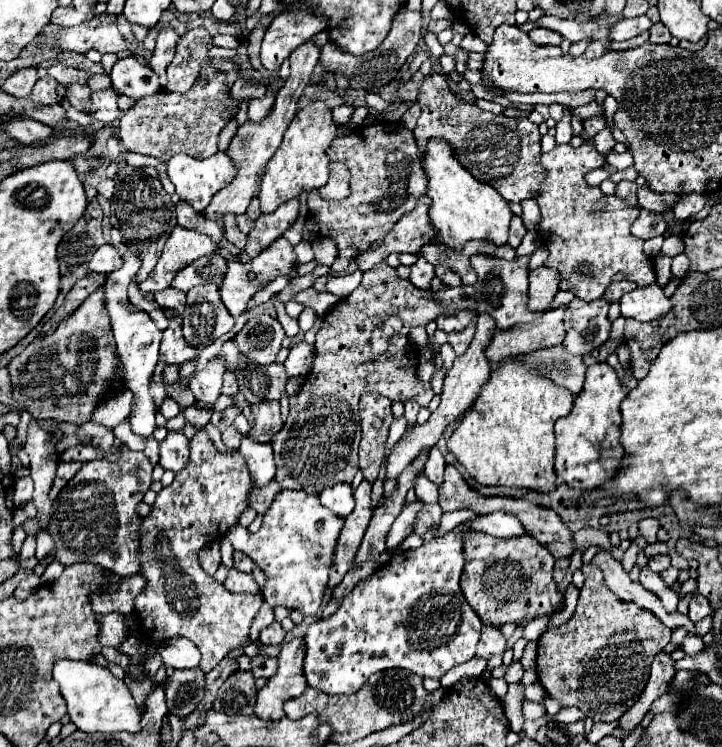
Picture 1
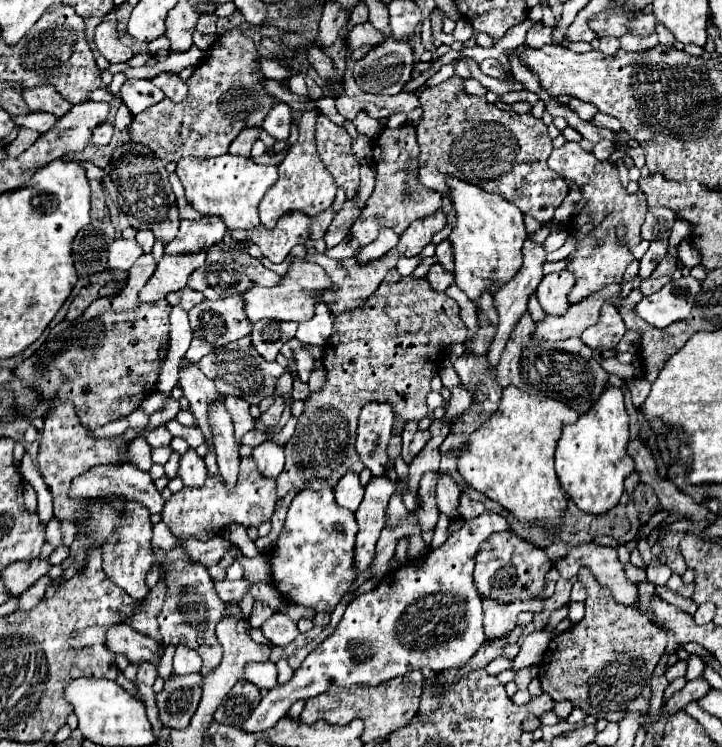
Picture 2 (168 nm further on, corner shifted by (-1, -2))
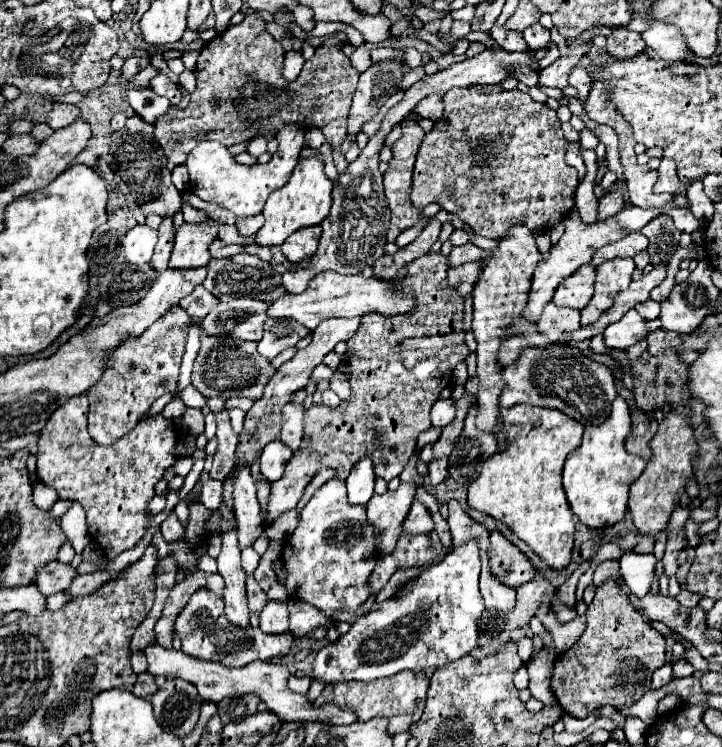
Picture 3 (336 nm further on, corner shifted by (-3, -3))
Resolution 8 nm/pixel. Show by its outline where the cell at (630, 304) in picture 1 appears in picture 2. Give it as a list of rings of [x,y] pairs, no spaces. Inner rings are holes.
[[[680,277],[666,283],[658,293],[642,297],[634,307],[634,313],[652,327],[668,327],[670,323],[682,321],[690,315],[698,291],[700,281],[694,277]]]

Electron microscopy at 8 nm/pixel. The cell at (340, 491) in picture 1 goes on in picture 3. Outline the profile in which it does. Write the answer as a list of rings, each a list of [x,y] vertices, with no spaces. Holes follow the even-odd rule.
[[[364,456],[356,462],[356,466],[350,470],[350,476],[346,478],[348,486],[348,500],[352,504],[366,504],[374,496],[374,462],[370,456]]]

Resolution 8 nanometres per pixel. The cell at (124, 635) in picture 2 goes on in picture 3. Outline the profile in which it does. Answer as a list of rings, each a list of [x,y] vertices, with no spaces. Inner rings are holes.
[[[160,644],[148,646],[144,650],[144,654],[148,658],[148,672],[150,674],[154,674],[154,676],[164,674],[164,676],[172,676],[172,678],[182,678],[182,680],[194,684],[204,702],[218,704],[220,700],[224,700],[228,696],[240,696],[240,694],[254,692],[262,698],[262,702],[268,706],[268,710],[284,722],[302,722],[302,724],[304,722],[326,722],[326,724],[336,724],[336,726],[346,726],[346,724],[358,722],[358,716],[348,708],[340,708],[336,704],[324,704],[320,708],[314,708],[314,704],[306,696],[300,696],[300,694],[288,690],[286,680],[288,680],[290,672],[284,664],[272,664],[272,662],[258,660],[258,662],[252,662],[242,668],[230,668],[220,662],[192,658],[180,650],[166,650]]]

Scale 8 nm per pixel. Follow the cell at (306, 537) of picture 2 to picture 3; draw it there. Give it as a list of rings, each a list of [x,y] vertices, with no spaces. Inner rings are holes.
[[[332,478],[316,490],[300,512],[298,528],[284,542],[282,562],[288,570],[286,590],[292,600],[304,600],[324,614],[338,610],[356,612],[370,596],[366,584],[374,570],[376,554],[374,526],[366,518],[366,506],[350,504],[346,484]]]

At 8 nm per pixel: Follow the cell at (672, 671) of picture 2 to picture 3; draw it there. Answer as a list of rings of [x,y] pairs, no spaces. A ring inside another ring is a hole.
[[[664,664],[660,670],[656,670],[656,674],[652,676],[652,688],[662,688],[670,682],[672,678],[672,664]]]

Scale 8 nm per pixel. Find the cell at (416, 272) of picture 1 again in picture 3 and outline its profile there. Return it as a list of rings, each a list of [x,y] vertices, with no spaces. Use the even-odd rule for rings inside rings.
[[[470,262],[470,264],[458,266],[458,268],[450,268],[448,270],[450,286],[454,286],[458,290],[458,294],[462,294],[462,296],[472,294],[474,284],[480,278],[480,268],[482,268],[480,262]]]

